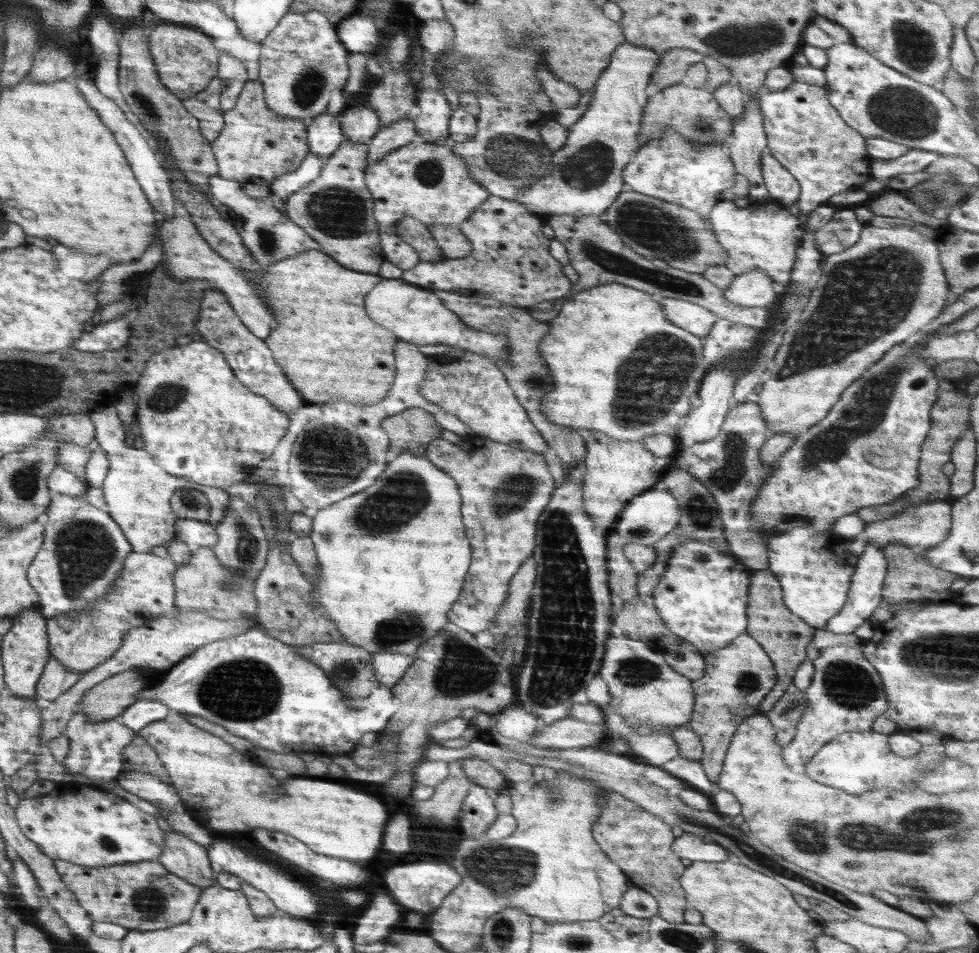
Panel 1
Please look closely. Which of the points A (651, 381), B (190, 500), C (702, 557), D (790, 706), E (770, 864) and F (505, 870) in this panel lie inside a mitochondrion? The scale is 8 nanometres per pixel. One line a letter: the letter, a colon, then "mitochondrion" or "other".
A: mitochondrion
B: mitochondrion
C: mitochondrion
D: mitochondrion
E: mitochondrion
F: mitochondrion

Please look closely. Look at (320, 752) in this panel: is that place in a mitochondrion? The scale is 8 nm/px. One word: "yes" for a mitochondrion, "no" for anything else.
no

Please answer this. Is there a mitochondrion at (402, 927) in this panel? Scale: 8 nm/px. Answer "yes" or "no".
no

